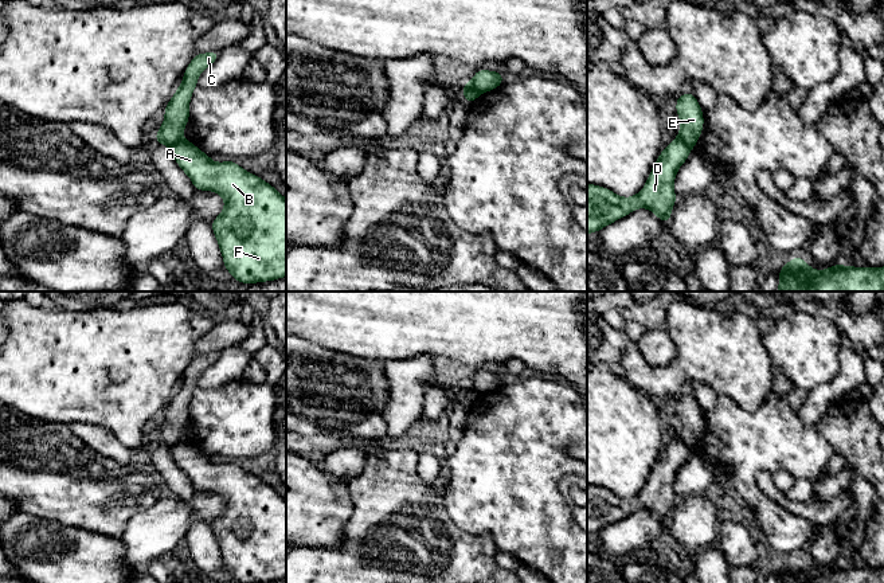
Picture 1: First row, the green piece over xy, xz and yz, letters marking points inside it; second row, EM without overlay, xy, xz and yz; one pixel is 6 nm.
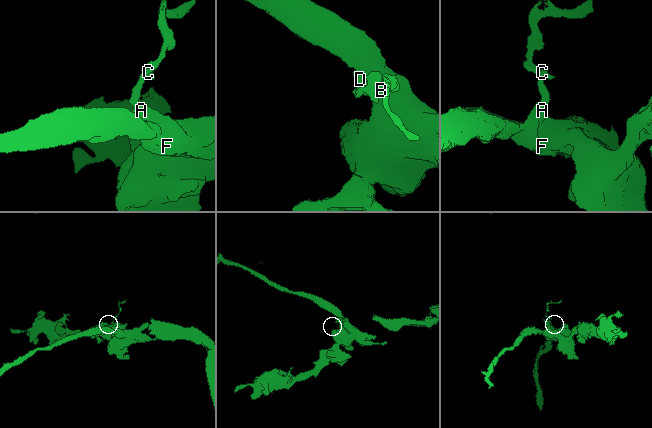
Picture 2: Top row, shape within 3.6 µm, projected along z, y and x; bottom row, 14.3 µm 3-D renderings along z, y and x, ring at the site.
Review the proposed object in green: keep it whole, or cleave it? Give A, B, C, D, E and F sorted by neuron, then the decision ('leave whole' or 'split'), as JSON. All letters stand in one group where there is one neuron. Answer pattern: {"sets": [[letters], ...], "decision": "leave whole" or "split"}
{"sets": [["A", "B", "D", "F"], ["C", "E"]], "decision": "split"}

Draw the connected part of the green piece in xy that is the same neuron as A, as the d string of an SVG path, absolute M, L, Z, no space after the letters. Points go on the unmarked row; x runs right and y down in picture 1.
M180 441L169 447L176 465L196 492L211 492L224 500L223 512L211 529L224 570L236 583L269 583L286 578L286 500L267 482L245 472L234 461L215 463L195 445Z

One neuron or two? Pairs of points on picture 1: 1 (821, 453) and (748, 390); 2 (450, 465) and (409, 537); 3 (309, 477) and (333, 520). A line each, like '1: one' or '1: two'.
1: two
2: two
3: one

